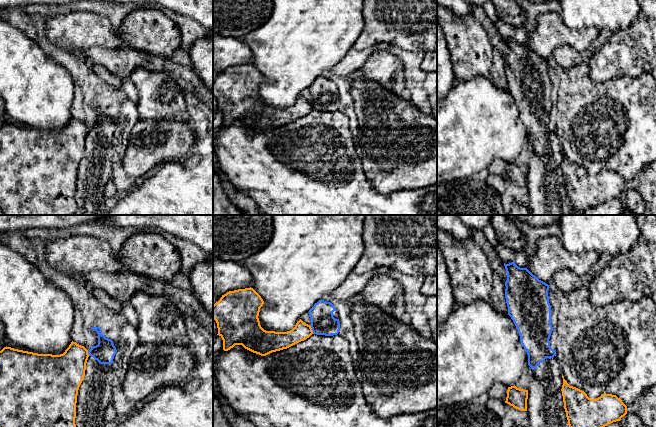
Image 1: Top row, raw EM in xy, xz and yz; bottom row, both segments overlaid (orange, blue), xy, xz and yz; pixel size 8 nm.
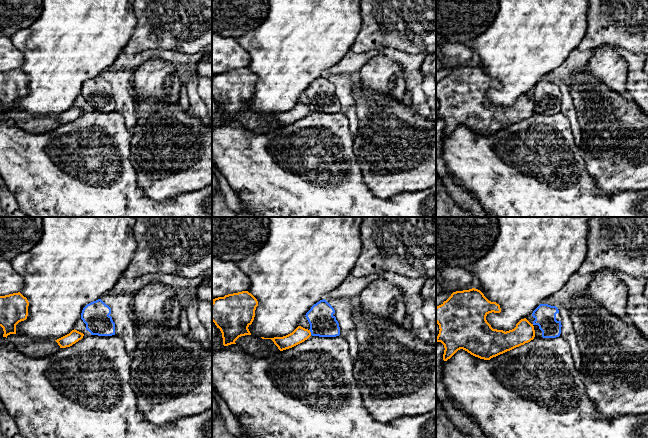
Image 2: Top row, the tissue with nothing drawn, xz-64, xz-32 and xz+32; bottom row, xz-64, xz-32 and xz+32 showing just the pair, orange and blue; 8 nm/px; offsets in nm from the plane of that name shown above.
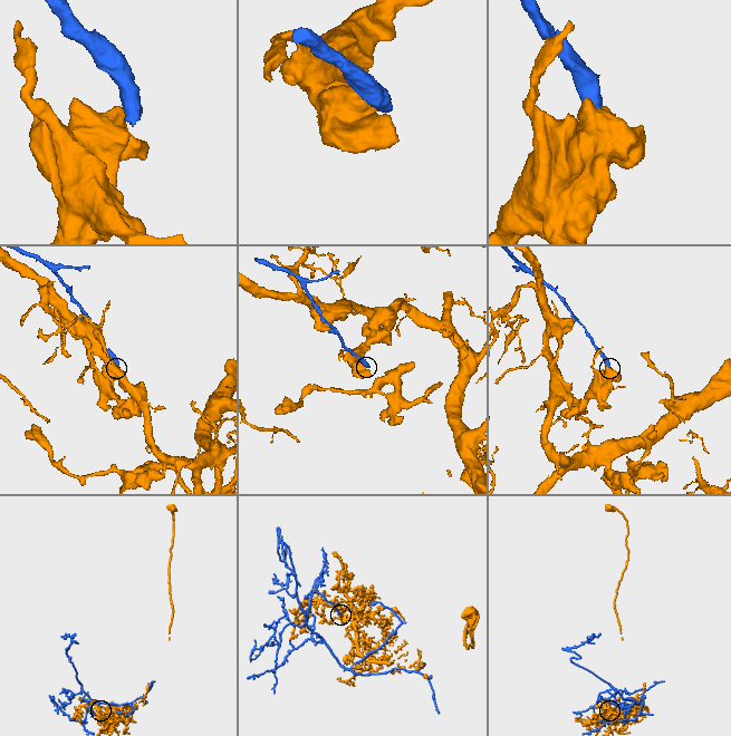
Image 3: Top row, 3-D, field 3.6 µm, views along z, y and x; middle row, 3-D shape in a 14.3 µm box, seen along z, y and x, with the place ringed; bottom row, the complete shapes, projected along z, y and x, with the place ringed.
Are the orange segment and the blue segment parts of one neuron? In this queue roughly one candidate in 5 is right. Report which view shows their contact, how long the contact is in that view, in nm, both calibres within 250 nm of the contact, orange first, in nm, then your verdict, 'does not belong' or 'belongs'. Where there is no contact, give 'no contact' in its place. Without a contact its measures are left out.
meets orange in xz; contact 80 nm long; 140 nm thick on the orange side, 190 nm on the other; does not belong

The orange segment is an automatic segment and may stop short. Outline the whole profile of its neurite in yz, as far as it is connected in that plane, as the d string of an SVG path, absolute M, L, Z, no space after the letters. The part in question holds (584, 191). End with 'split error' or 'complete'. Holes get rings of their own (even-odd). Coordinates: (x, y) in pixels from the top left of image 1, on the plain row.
M563 150L562 154L561 167L568 201L578 213L620 197L627 190L627 182L616 171L605 169L591 175L584 167L570 162Z | complete

